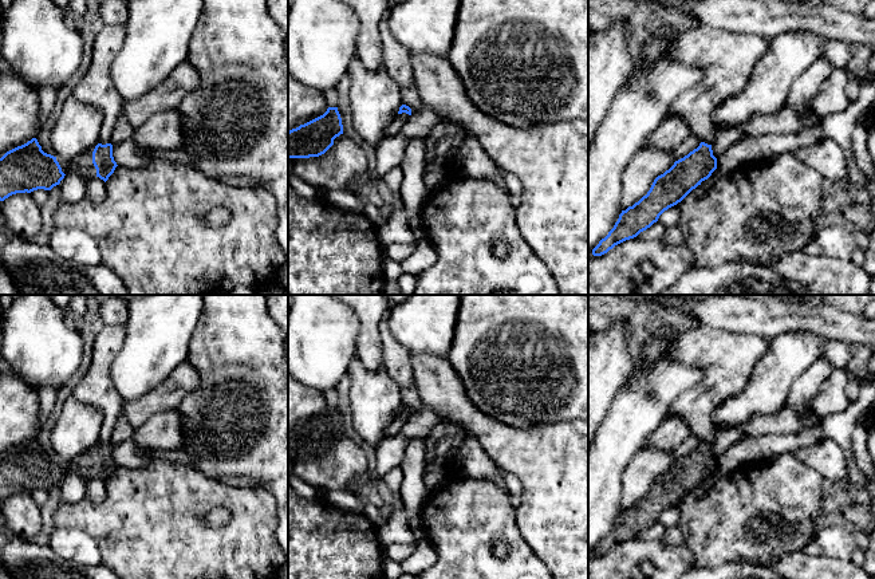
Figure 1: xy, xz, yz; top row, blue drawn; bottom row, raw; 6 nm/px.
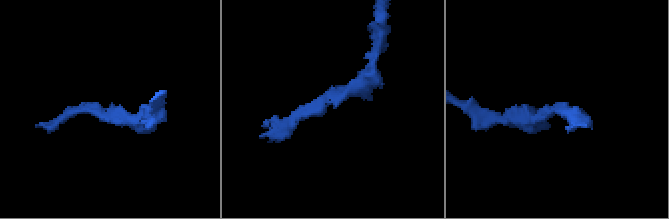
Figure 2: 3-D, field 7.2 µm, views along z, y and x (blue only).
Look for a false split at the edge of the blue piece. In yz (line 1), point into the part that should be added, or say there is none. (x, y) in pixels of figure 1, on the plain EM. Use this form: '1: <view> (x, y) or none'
1: none

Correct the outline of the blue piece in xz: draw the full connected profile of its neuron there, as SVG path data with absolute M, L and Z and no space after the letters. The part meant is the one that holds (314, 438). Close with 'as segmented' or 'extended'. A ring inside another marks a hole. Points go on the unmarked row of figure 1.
M328 407L323 415L288 432L288 458L319 457L340 434L343 425L338 407Z | as segmented

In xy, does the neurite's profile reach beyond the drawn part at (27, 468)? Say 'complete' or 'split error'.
complete

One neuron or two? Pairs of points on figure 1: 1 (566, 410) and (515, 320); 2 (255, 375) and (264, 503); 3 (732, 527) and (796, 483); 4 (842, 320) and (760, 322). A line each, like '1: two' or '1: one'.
1: one
2: two
3: one
4: one

